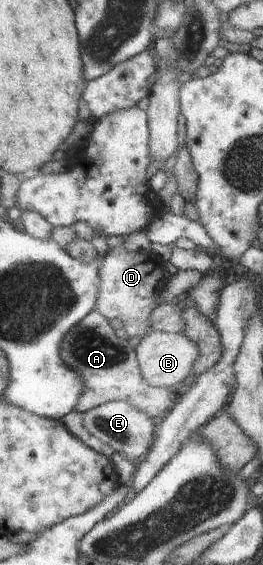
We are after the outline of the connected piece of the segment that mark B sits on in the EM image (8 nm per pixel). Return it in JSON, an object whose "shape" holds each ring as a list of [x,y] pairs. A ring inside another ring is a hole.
{"shape":[[[150,332],[135,346],[139,368],[144,381],[157,388],[176,389],[182,381],[191,375],[192,364],[199,354],[197,343],[190,341],[184,333],[169,334],[168,332]]]}

